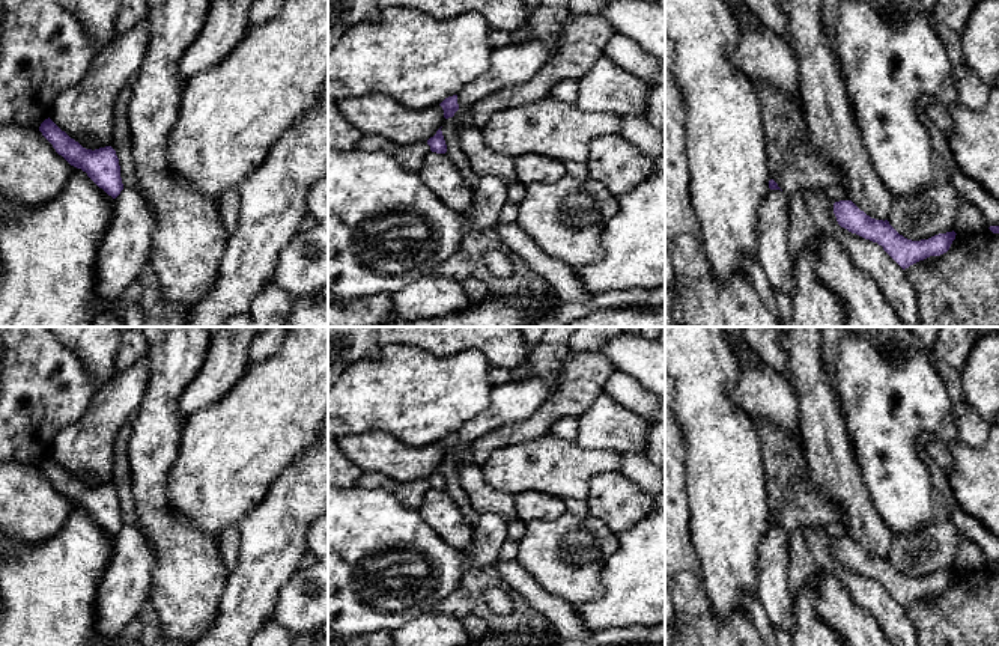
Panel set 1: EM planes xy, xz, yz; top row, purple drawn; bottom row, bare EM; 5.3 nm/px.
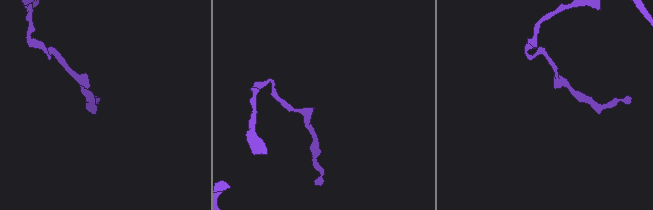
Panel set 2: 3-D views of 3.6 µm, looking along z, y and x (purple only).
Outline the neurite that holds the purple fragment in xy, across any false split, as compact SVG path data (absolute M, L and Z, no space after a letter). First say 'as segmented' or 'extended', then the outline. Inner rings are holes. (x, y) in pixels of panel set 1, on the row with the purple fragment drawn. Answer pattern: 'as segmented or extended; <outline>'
as segmented; M50 117L45 119L39 131L71 166L81 169L87 176L116 199L123 190L120 166L116 151L111 146L86 149L78 142L62 131Z

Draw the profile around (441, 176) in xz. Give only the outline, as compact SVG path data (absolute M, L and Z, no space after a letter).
M430 152L418 172L427 188L448 208L465 215L472 206L472 191L447 154Z

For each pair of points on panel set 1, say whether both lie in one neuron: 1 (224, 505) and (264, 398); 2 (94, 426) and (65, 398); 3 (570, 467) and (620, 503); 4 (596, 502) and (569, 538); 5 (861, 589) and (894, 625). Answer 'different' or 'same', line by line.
1: same
2: different
3: different
4: different
5: same

